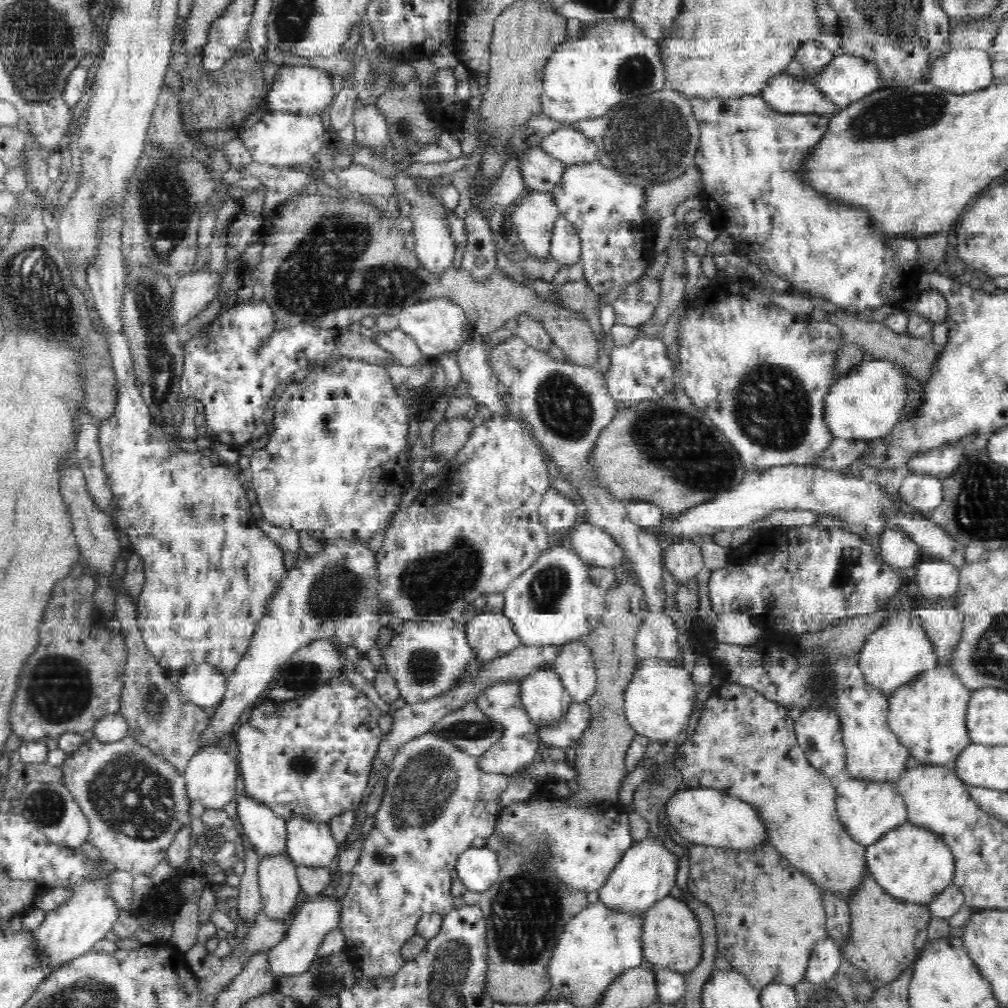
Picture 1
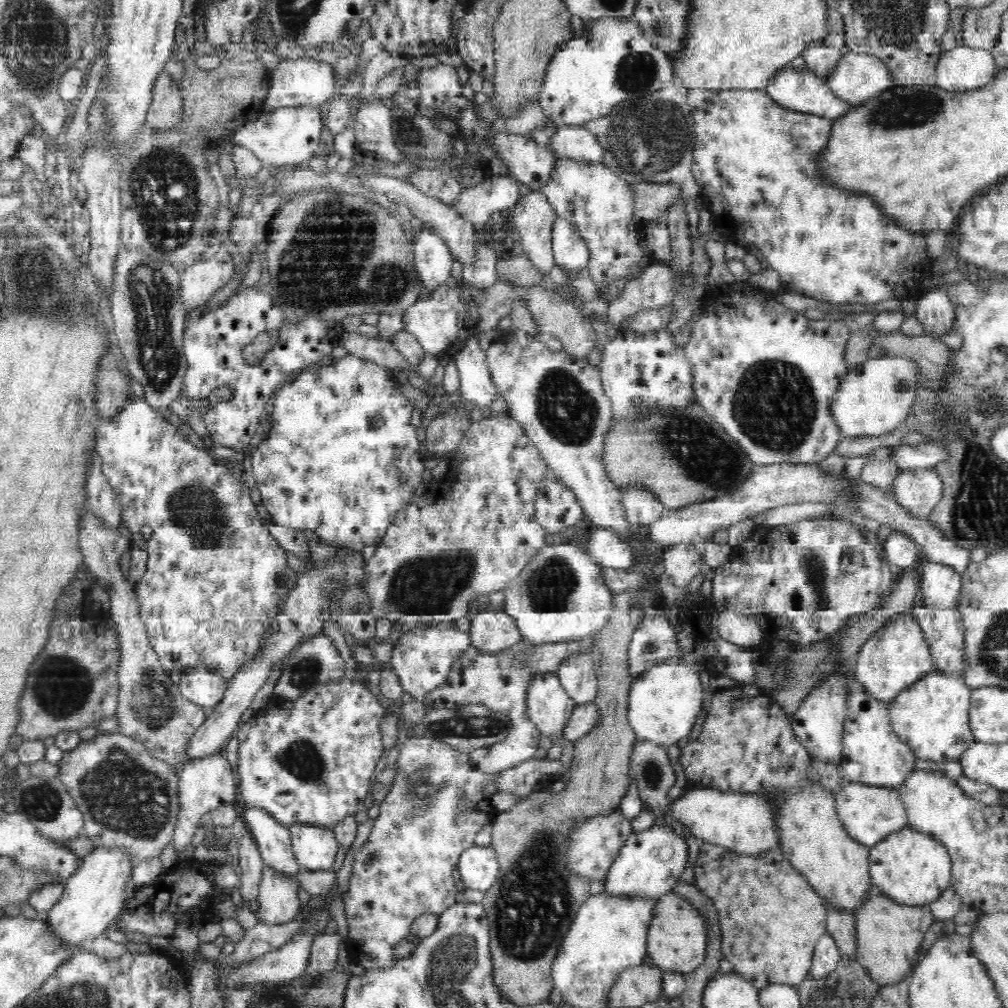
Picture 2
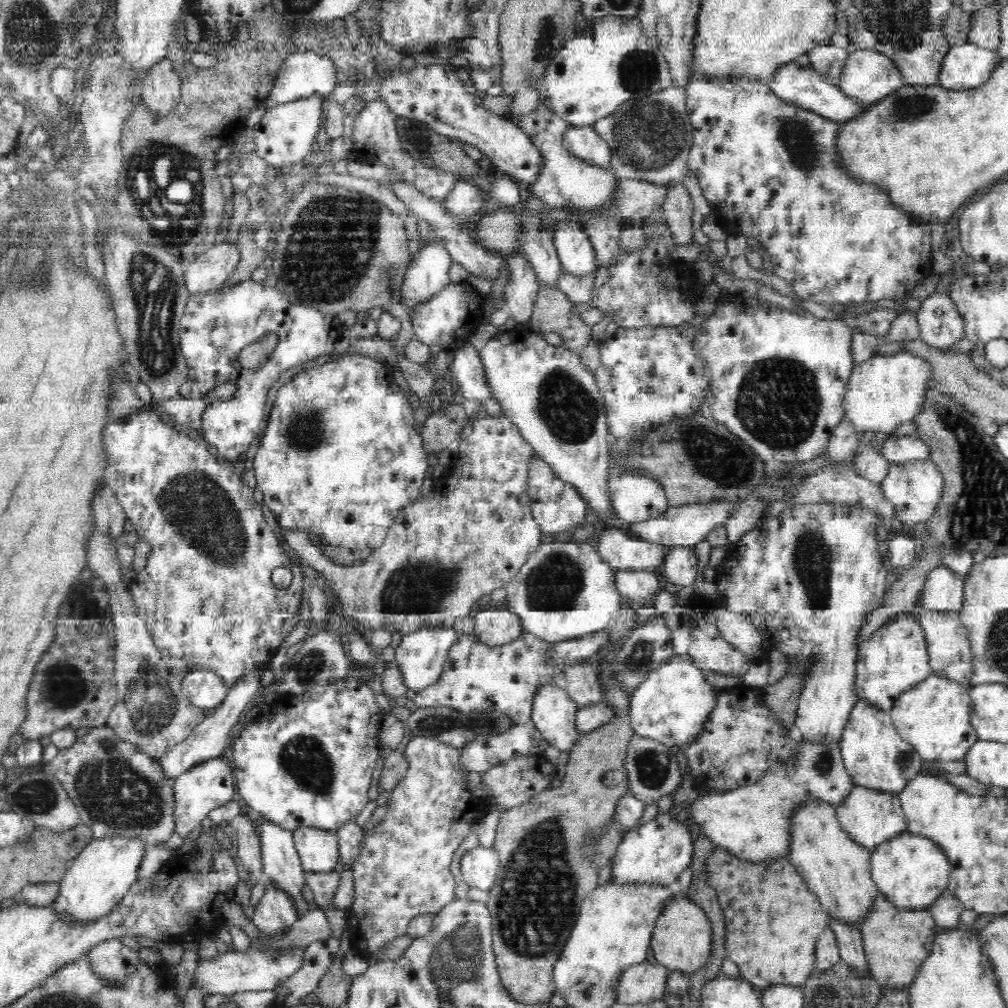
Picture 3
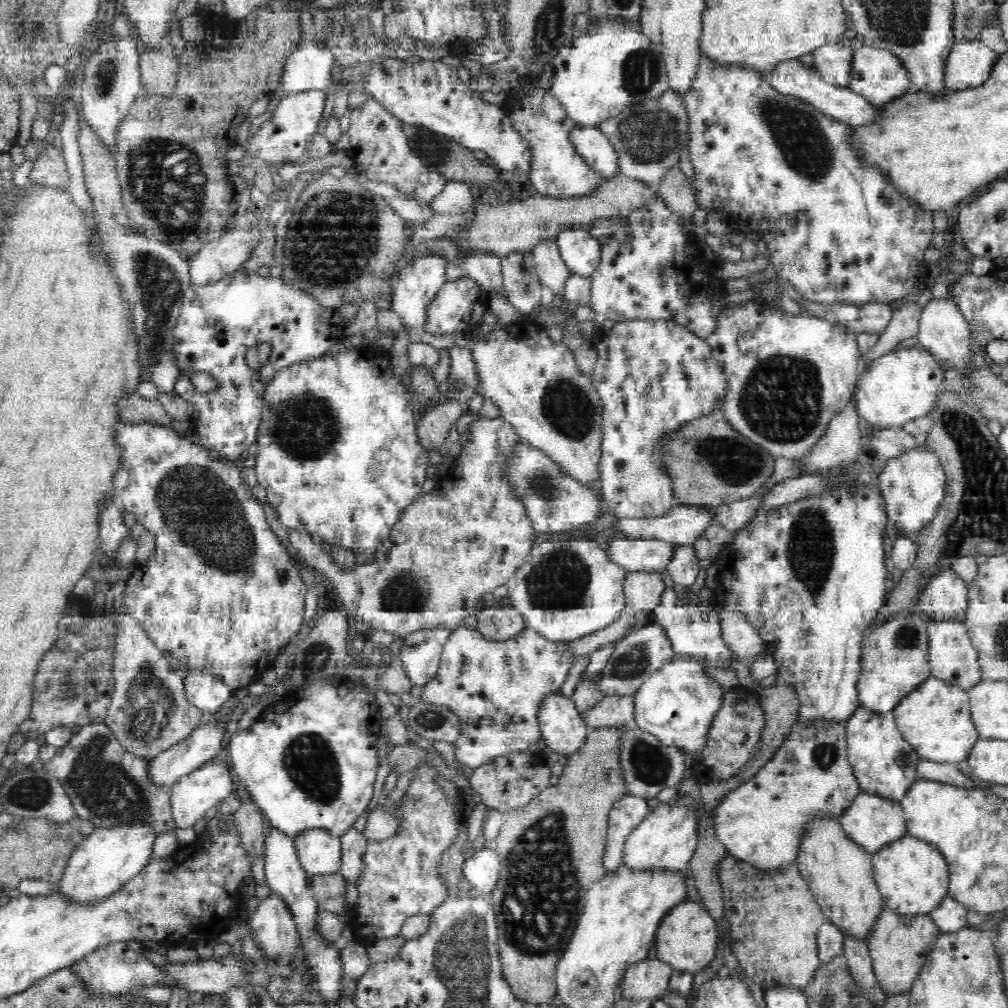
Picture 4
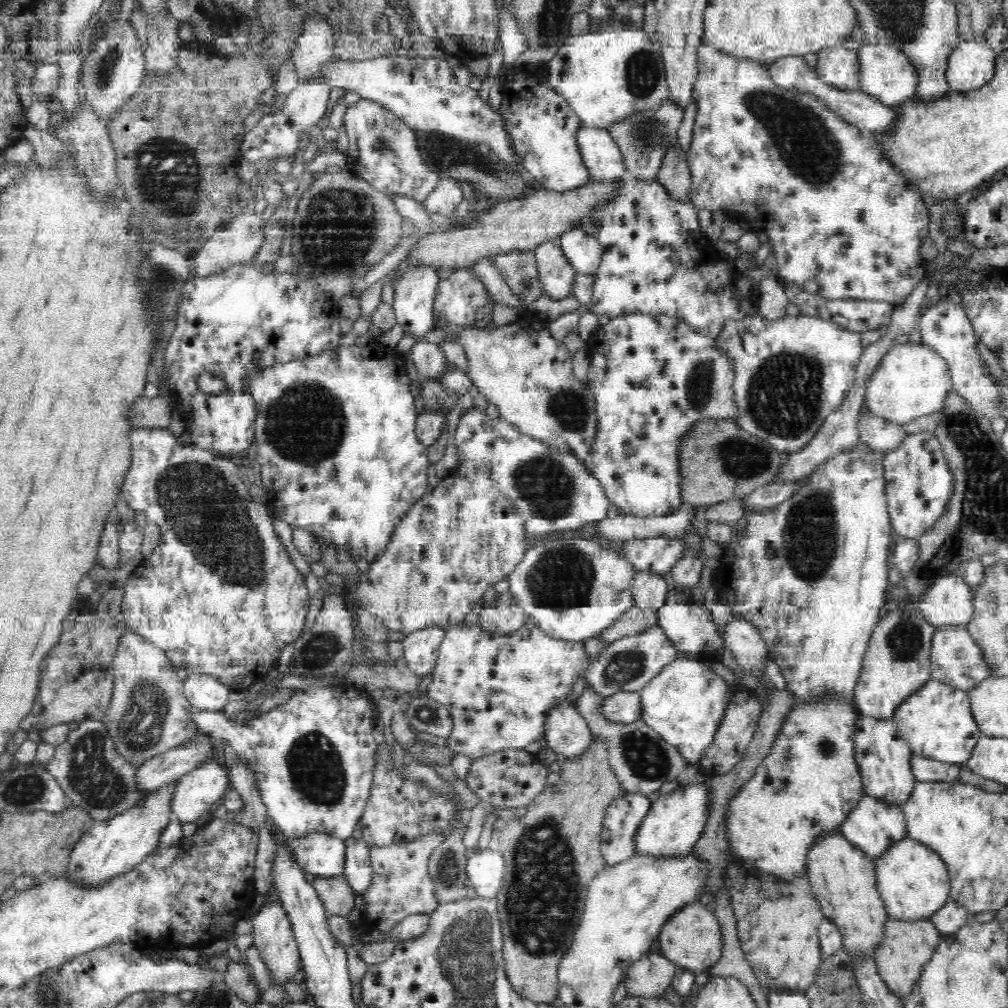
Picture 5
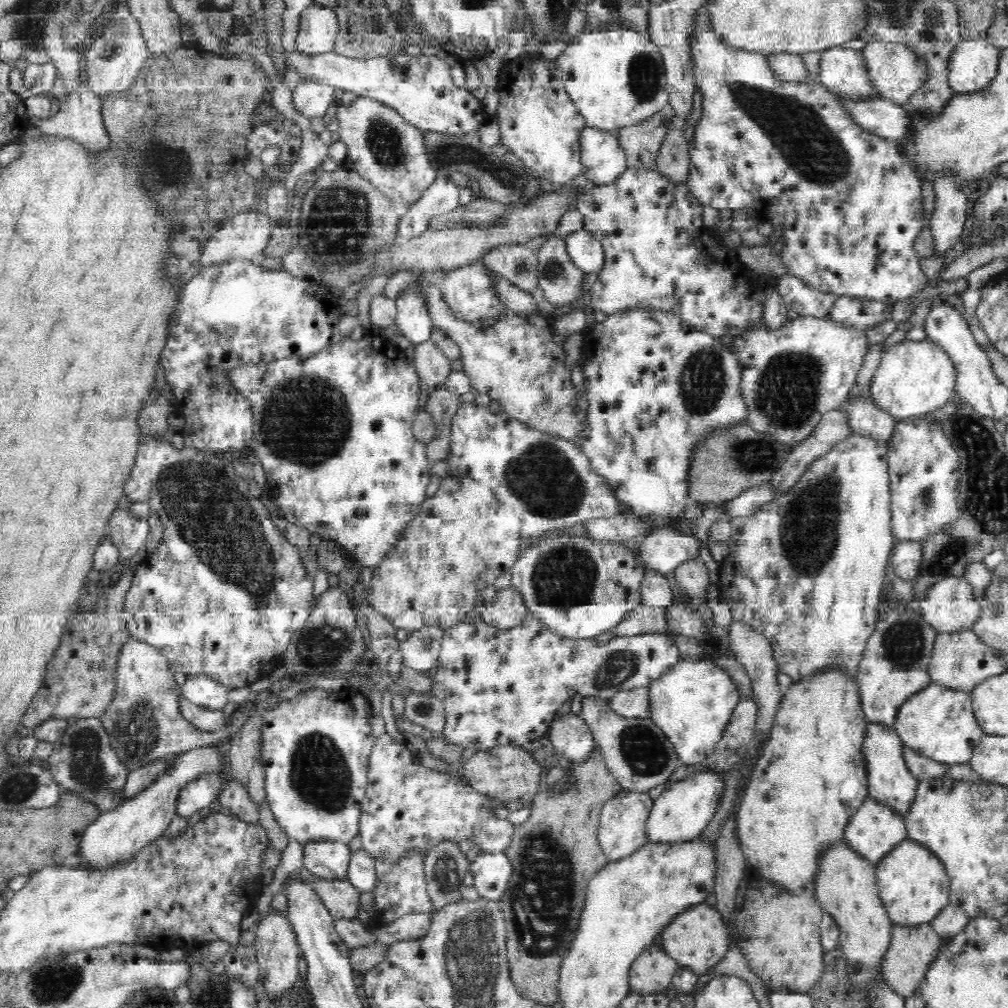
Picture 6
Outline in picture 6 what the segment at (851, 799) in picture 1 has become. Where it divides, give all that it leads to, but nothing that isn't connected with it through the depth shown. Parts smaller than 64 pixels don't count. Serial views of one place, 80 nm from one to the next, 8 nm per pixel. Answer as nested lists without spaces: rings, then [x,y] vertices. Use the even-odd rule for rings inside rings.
[[[868,799],[849,821],[843,844],[852,849],[852,852],[876,864],[906,839],[908,838],[905,820],[892,809]]]

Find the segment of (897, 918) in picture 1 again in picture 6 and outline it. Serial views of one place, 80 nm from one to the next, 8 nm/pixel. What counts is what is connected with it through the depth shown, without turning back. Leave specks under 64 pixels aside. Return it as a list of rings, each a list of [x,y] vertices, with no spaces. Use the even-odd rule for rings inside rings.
[[[930,924],[918,925],[916,928],[893,926],[891,948],[888,949],[886,961],[883,962],[883,982],[902,997],[912,996],[924,982],[927,972],[939,957],[943,937],[938,936]]]

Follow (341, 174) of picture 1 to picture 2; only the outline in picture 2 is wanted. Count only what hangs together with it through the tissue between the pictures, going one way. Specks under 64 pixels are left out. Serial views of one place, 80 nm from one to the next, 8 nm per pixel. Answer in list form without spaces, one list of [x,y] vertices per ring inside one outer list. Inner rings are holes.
[[[366,176],[366,178],[362,178],[362,181],[366,181],[366,185],[372,187],[374,191],[387,194],[396,204],[406,206],[413,216],[423,222],[423,226],[426,226],[434,235],[444,241],[453,260],[461,262],[464,265],[475,265],[479,261],[479,254],[476,250],[477,233],[475,226],[470,221],[462,218],[454,207],[442,202],[440,199],[420,193],[410,182],[406,182],[407,180],[400,178]]]

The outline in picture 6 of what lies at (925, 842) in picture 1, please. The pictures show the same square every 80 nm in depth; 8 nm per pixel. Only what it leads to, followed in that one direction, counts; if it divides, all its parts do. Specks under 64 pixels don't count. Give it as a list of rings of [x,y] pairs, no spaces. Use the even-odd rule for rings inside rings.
[[[906,839],[876,863],[877,889],[888,918],[896,926],[916,928],[932,922],[950,904],[950,879],[944,865],[920,843]]]

